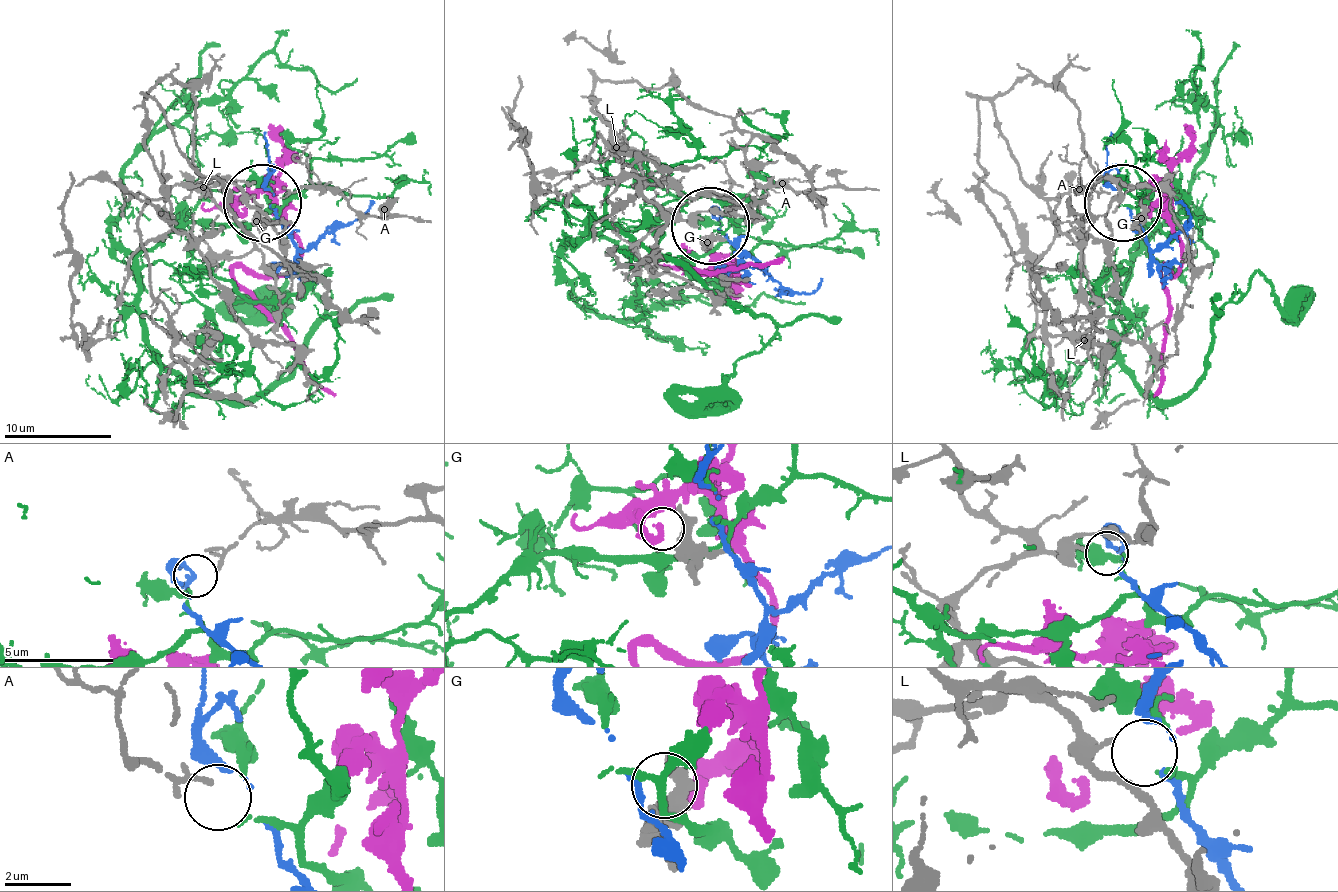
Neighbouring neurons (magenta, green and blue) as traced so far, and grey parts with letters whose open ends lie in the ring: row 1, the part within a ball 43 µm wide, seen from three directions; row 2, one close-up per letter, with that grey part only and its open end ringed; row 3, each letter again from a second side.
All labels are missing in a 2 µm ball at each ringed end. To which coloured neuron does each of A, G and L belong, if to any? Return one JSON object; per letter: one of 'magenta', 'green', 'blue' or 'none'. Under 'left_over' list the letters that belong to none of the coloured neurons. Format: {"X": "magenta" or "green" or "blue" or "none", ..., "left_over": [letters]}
{"A": "green", "G": "magenta", "L": "blue", "left_over": []}

